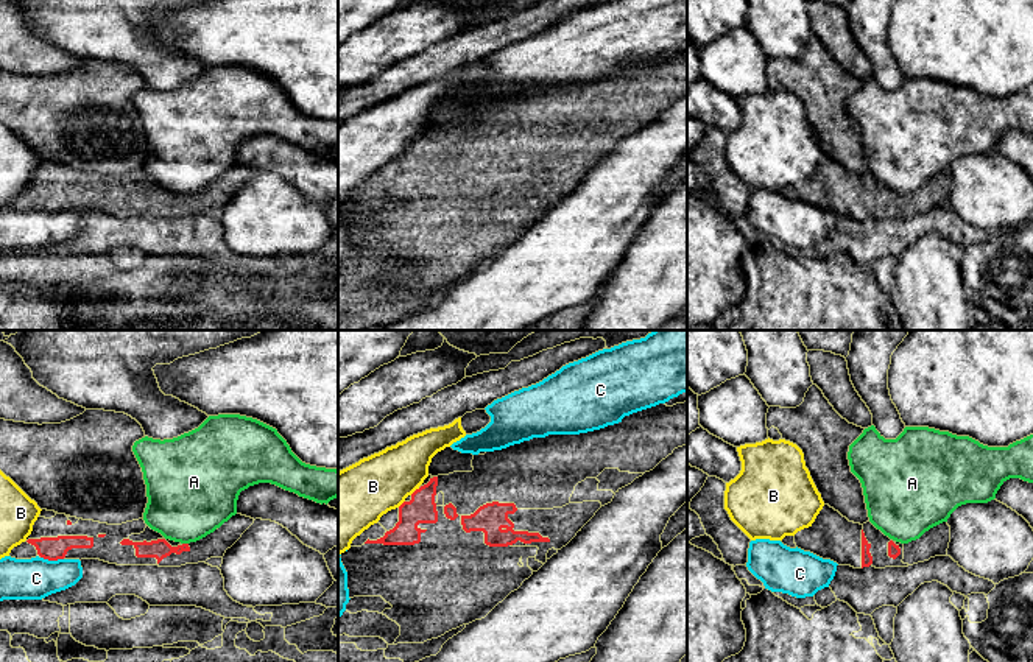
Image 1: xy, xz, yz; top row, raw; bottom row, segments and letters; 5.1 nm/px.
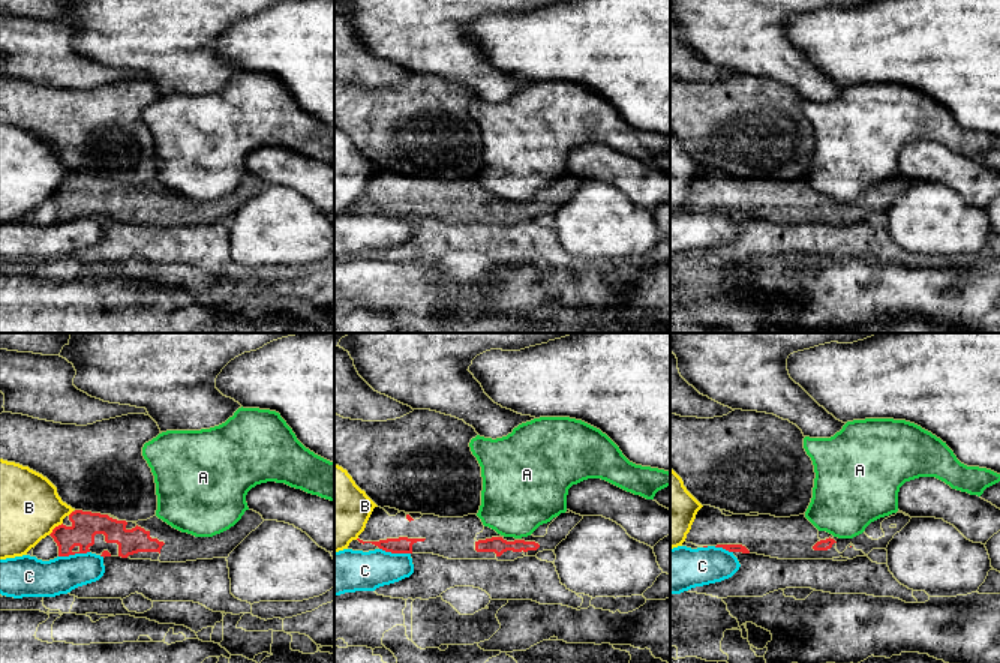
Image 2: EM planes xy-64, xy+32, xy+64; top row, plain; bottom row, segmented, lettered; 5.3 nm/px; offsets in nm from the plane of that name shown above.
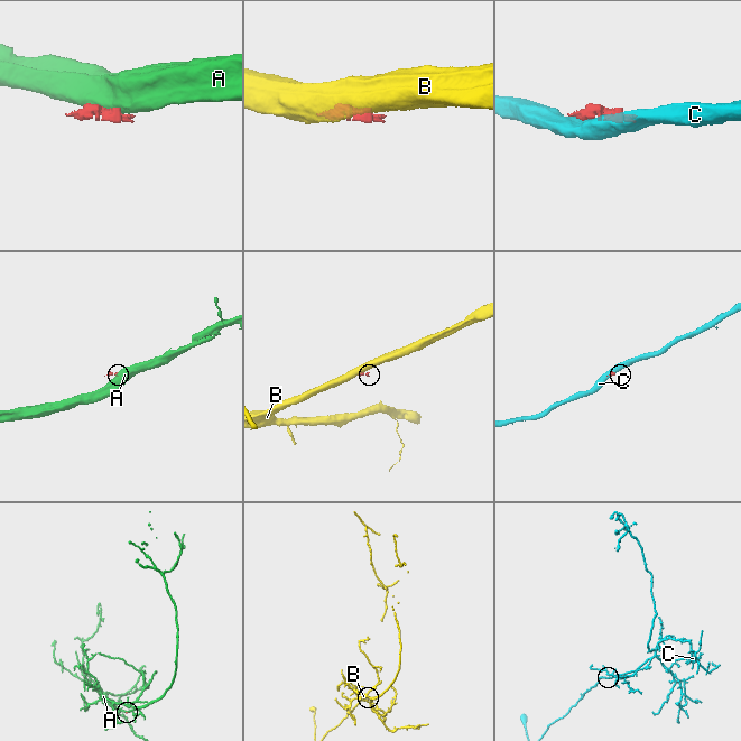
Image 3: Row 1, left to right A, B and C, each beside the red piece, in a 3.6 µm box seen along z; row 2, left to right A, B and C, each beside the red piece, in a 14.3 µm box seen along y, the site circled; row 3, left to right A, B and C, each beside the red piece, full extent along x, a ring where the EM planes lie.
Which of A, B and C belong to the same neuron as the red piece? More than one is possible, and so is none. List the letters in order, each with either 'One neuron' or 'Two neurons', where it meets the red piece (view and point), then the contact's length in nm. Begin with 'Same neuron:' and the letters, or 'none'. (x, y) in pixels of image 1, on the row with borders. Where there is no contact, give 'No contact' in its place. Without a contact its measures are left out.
Same neuron: none
A: Two neurons. Touches red at xy (186, 544). Shared border 30 nm
B: Two neurons. Touches red at xz (416, 489). Shared border 70 nm
C: Two neurons. Touches red at xy (52, 559). Shared border 120 nm

